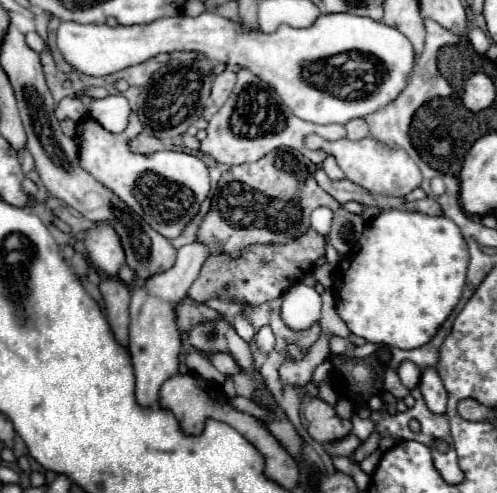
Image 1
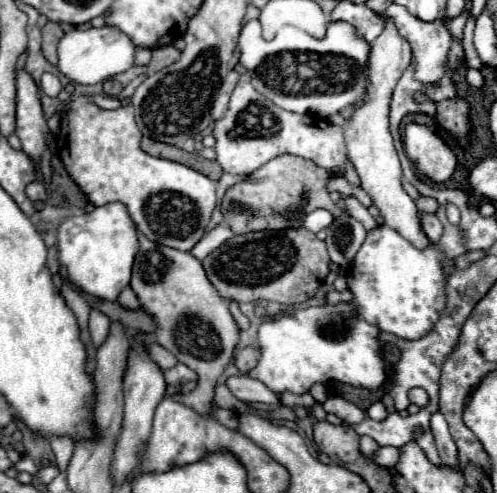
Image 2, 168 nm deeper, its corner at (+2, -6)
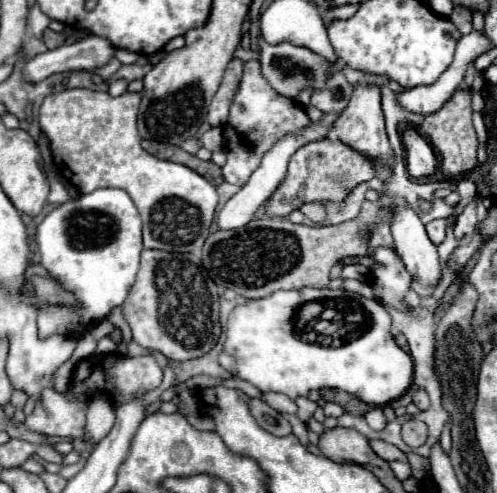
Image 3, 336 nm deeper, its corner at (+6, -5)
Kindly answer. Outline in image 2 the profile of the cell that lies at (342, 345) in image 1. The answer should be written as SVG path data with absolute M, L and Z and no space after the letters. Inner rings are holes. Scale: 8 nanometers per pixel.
M349 301L281 311L275 317L261 321L257 329L259 361L247 375L263 381L277 395L285 391L303 395L315 383L327 381L341 381L353 387L363 387L367 391L377 391L387 381L379 333L381 329L373 327L373 323L365 323L357 307L353 307ZM331 323L341 327L339 337L323 333L323 327ZM345 323L349 323L349 327L345 327Z

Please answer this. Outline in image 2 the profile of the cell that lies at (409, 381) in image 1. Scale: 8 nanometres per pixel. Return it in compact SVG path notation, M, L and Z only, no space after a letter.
M417 387L417 389L411 389L409 391L409 401L415 403L415 405L419 405L419 407L425 407L429 403L429 395L427 395L425 389Z

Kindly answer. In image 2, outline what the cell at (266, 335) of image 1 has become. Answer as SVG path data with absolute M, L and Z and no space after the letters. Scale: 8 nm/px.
M245 347L241 351L237 351L235 355L235 367L239 371L251 371L257 365L257 349L255 347Z

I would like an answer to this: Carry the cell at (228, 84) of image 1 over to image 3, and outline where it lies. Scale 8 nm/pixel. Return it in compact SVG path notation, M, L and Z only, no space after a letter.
M231 60L227 70L225 70L225 76L223 76L223 82L209 106L209 116L207 116L207 122L211 126L223 126L227 122L227 116L229 116L229 106L231 106L231 100L237 92L237 86L239 86L239 80L241 80L241 74L243 74L243 62L241 60Z

